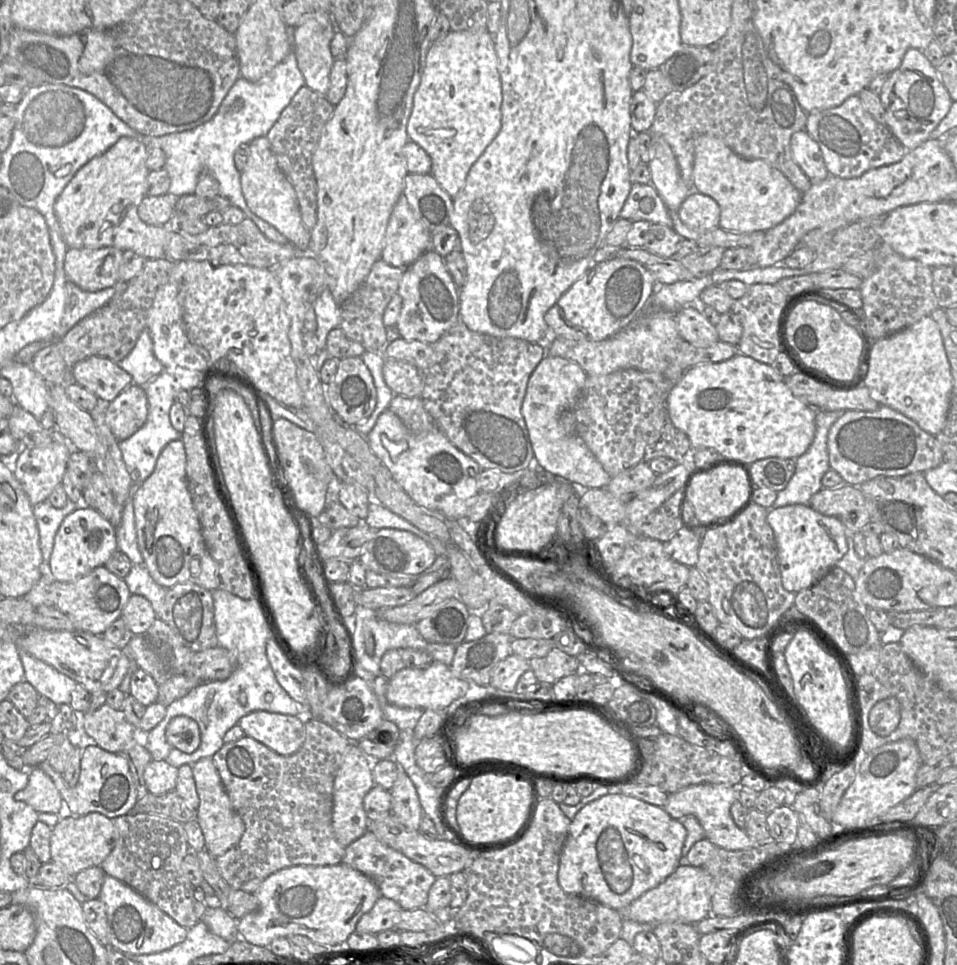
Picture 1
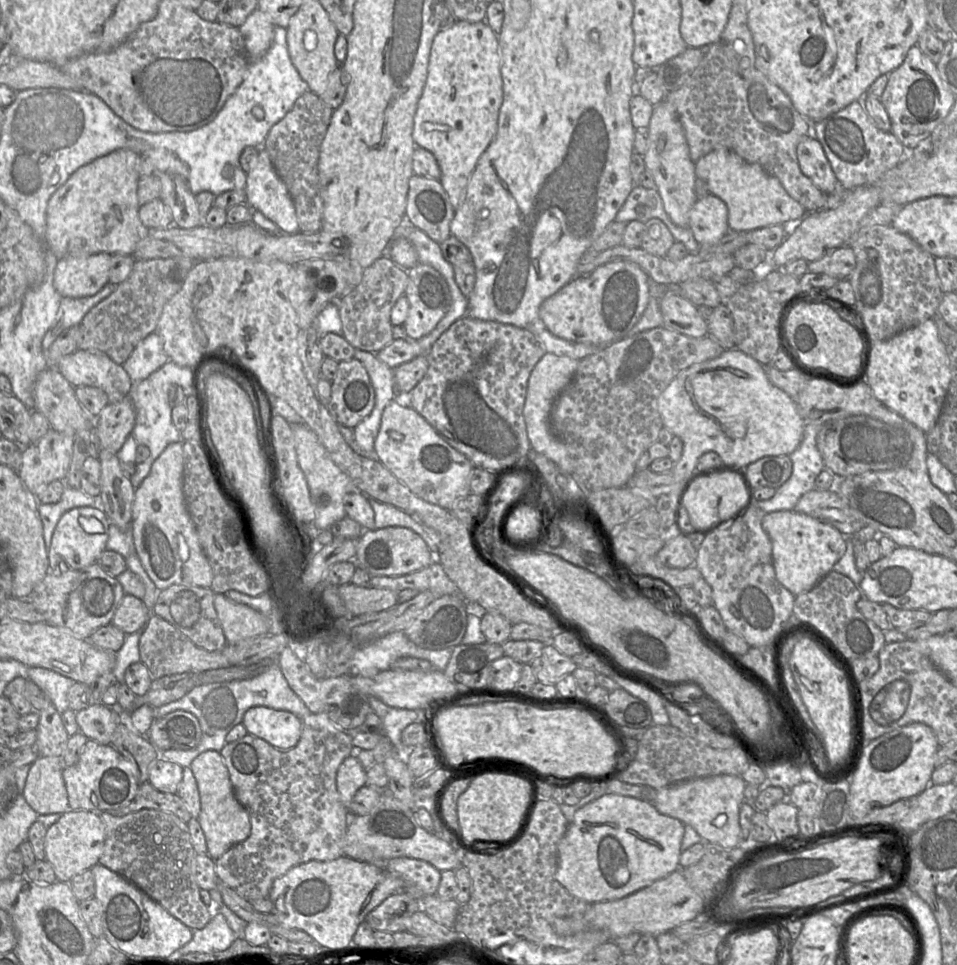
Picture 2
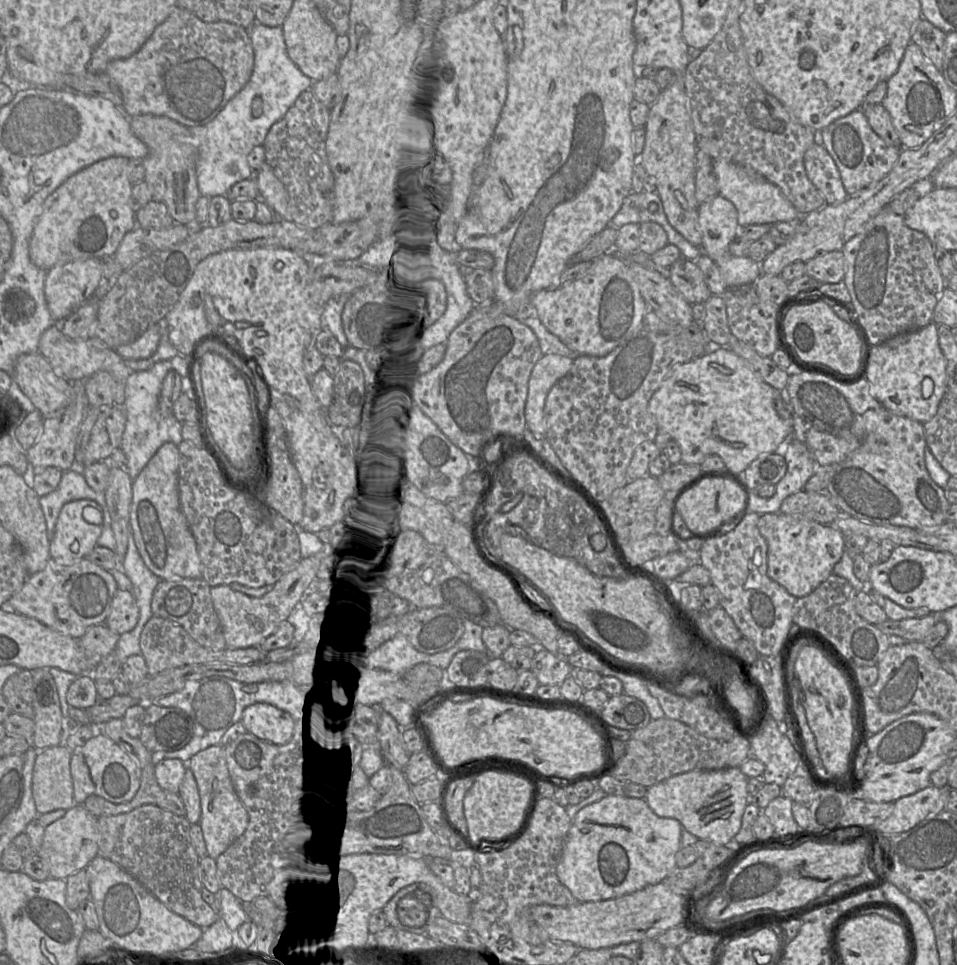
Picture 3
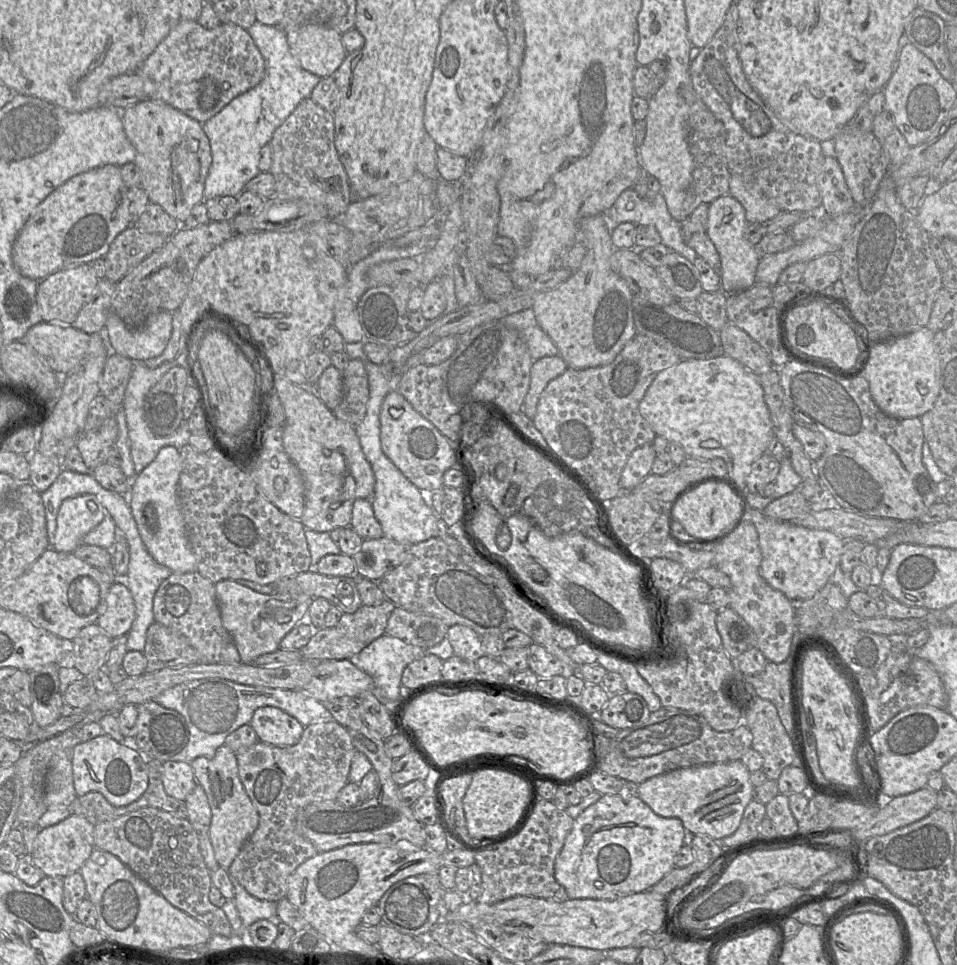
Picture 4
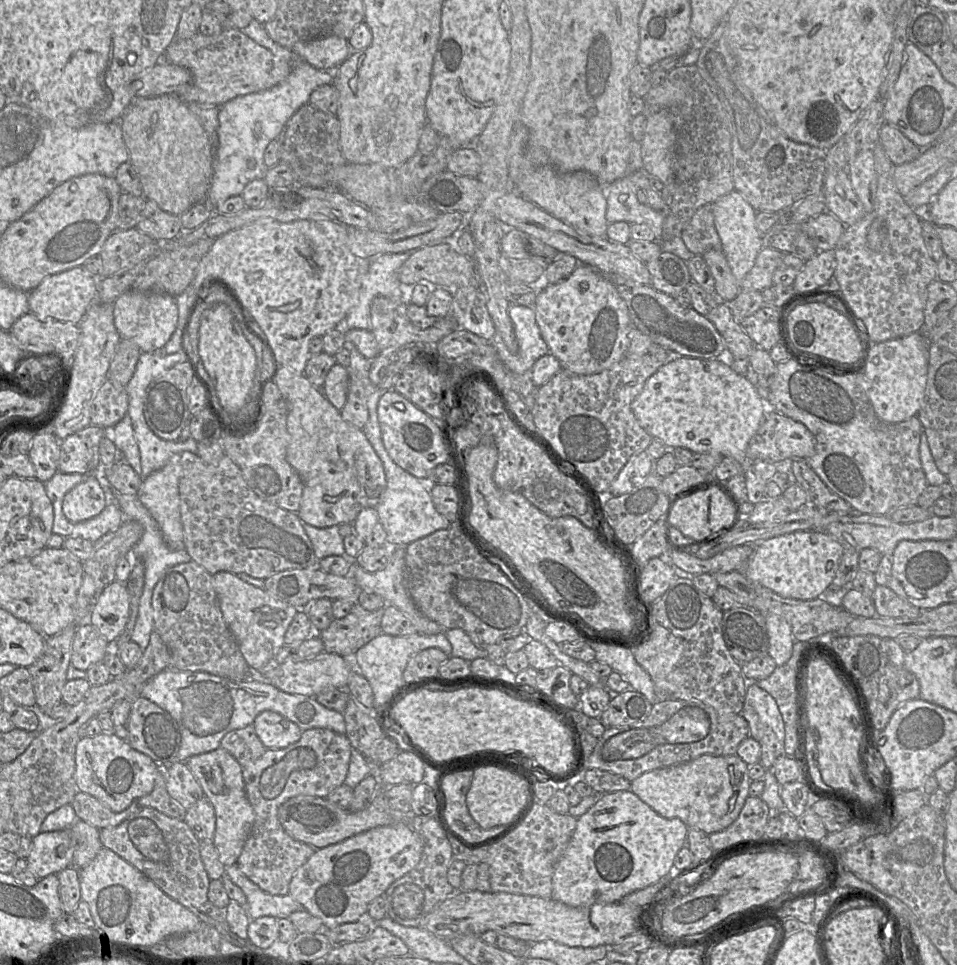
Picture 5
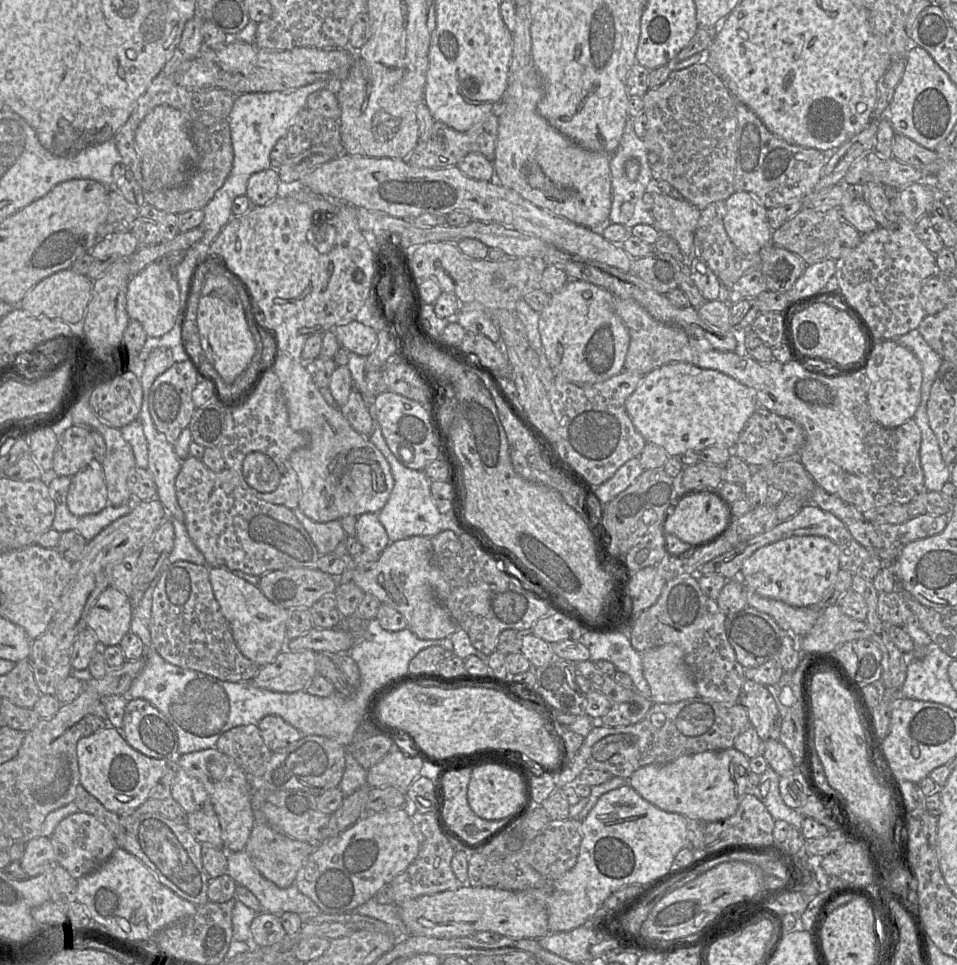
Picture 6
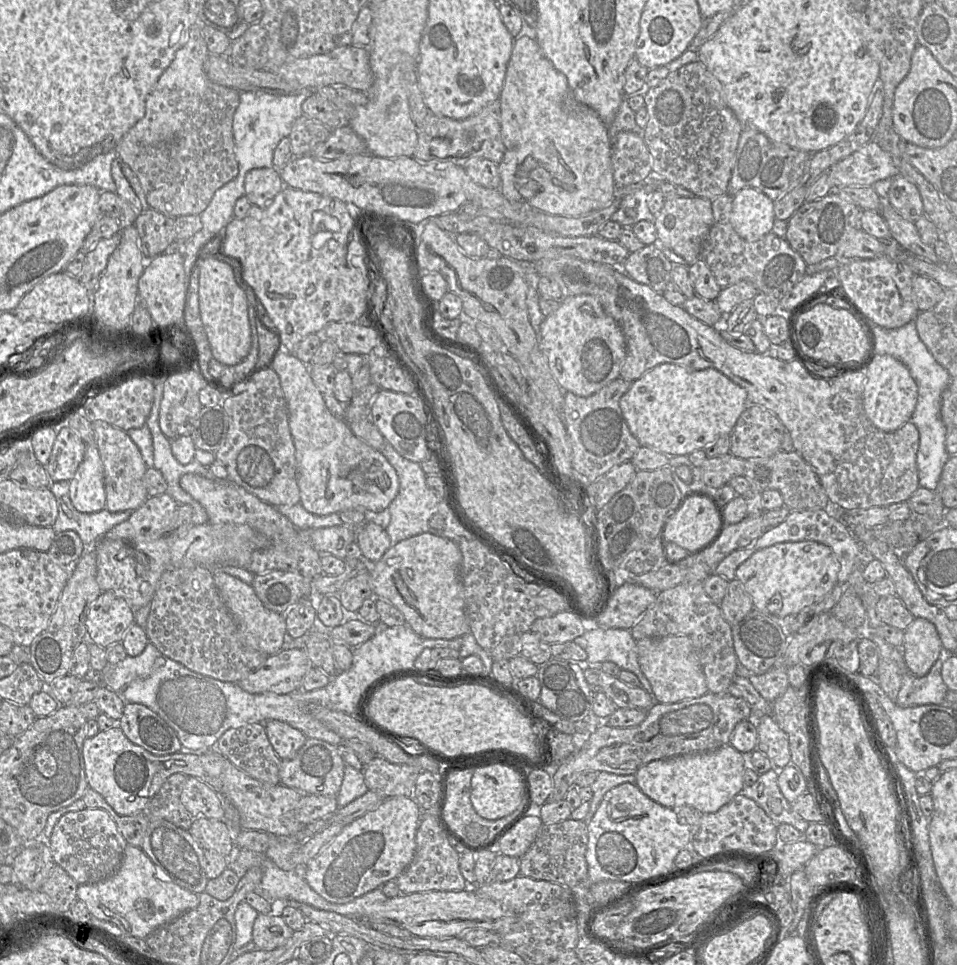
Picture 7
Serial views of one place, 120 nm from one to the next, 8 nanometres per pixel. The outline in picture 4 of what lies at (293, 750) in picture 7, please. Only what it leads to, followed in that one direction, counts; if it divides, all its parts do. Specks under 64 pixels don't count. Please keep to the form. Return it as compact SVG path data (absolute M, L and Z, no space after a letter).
M273 706L259 707L249 724L259 741L275 747L295 745L304 731L304 726L295 717Z

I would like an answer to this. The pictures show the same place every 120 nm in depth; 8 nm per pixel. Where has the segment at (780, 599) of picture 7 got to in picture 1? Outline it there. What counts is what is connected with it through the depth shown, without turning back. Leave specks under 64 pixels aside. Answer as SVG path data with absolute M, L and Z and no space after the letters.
M793 504L771 508L766 517L773 530L777 561L785 590L797 593L813 586L829 570L836 566L847 552L847 533L843 523L813 510L809 505Z

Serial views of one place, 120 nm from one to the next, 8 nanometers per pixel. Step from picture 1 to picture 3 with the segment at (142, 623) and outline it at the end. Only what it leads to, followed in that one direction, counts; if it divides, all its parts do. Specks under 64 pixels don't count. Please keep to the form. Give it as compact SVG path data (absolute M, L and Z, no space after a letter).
M117 590L105 625L116 634L132 631L139 620L139 608L131 591Z

